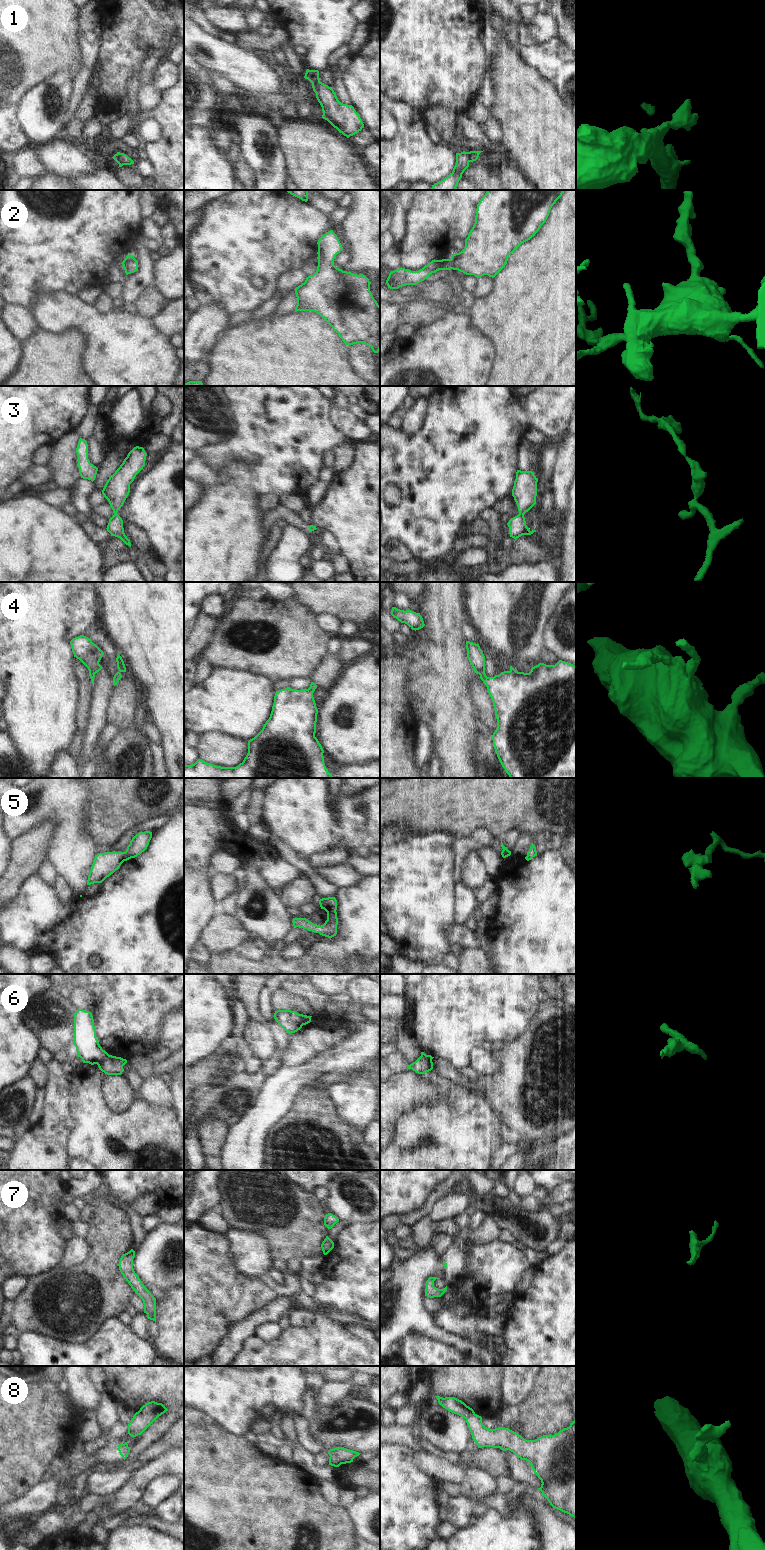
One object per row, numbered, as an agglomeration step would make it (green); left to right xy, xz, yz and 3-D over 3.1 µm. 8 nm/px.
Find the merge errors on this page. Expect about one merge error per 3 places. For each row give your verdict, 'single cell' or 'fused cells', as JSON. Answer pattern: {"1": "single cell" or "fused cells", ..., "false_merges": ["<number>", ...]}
{"1": "single cell", "2": "single cell", "3": "single cell", "4": "single cell", "5": "single cell", "6": "fused cells", "7": "single cell", "8": "single cell", "false_merges": ["6"]}

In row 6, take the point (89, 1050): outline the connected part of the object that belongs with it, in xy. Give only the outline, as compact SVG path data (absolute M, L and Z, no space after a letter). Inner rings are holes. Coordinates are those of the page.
M78 1009L74 1014L74 1046L83 1063L100 1063L108 1053L102 1049L96 1037L92 1013Z

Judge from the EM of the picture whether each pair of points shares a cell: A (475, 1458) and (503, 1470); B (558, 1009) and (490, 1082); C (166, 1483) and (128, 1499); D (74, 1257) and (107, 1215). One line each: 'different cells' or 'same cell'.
A: same cell
B: same cell
C: different cells
D: different cells

